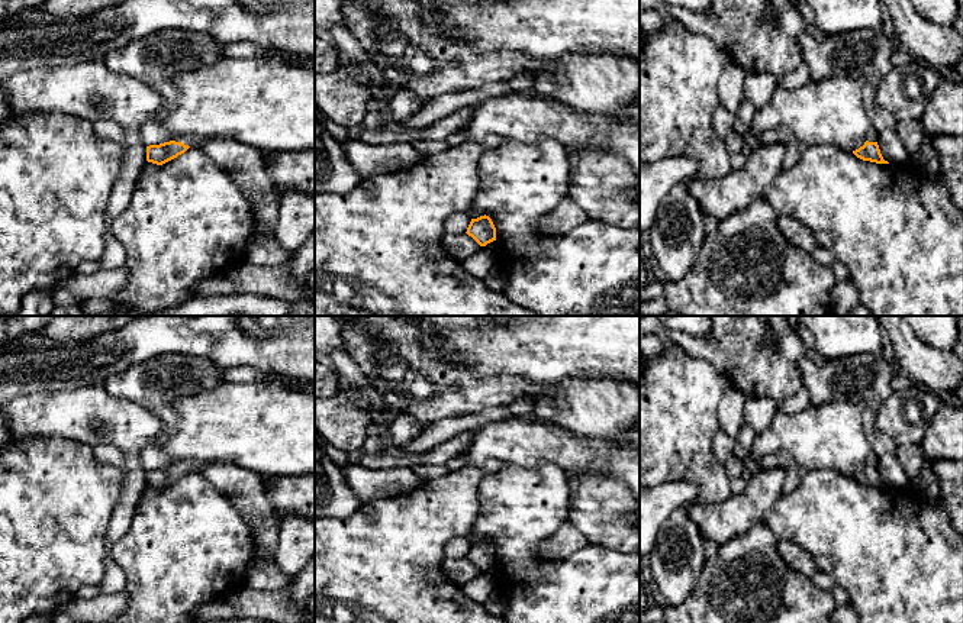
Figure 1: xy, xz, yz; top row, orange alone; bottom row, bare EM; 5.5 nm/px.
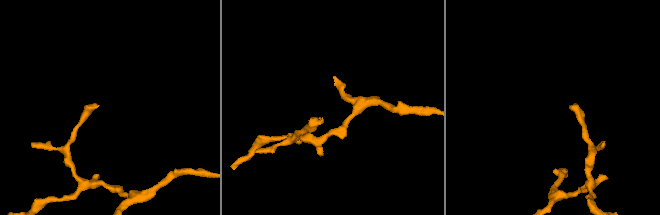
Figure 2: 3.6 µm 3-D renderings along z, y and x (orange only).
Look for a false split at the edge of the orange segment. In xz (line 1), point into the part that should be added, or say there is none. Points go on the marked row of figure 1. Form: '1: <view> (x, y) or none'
1: none

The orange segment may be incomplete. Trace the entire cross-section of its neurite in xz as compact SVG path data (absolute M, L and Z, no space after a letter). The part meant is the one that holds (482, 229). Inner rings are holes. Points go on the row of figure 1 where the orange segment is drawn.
M480 216L477 219L471 219L467 232L480 246L486 246L487 243L496 241L496 227L489 216Z

